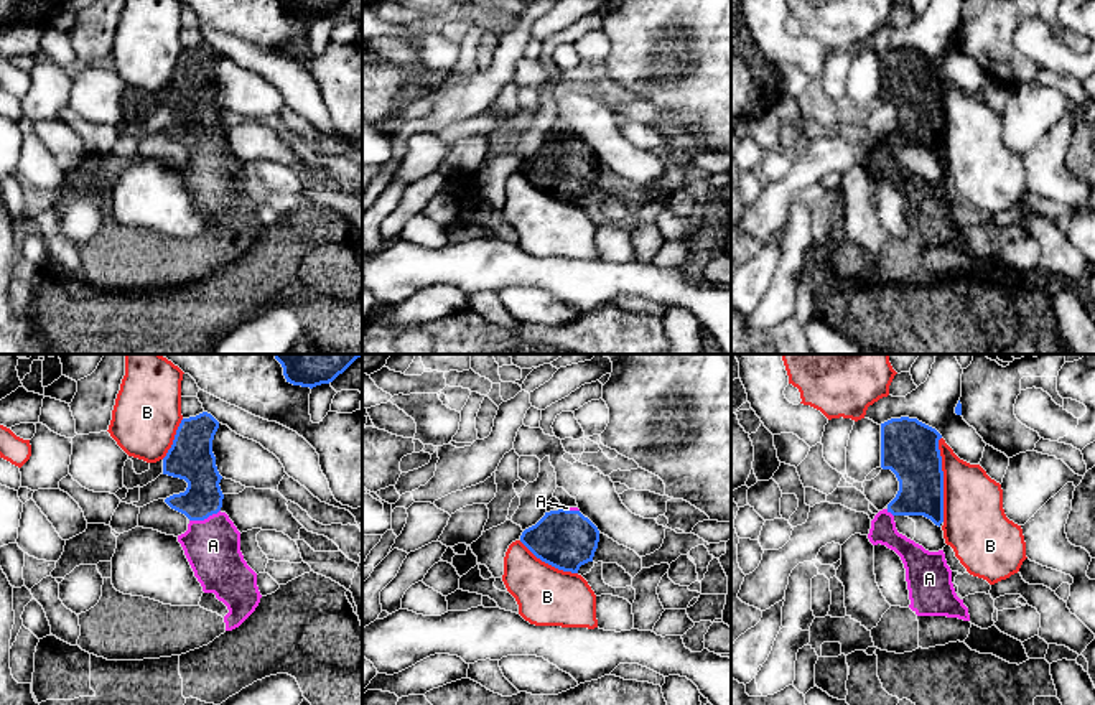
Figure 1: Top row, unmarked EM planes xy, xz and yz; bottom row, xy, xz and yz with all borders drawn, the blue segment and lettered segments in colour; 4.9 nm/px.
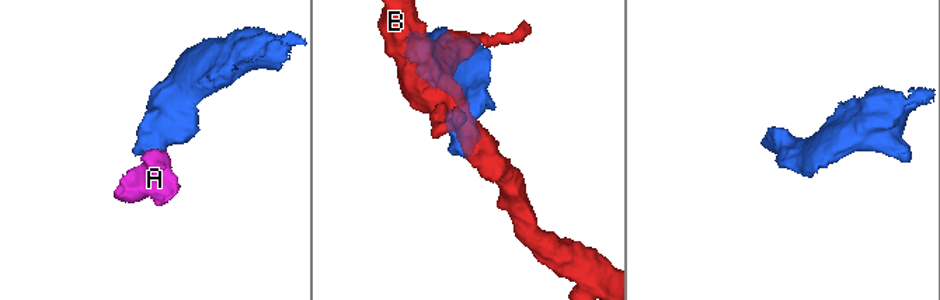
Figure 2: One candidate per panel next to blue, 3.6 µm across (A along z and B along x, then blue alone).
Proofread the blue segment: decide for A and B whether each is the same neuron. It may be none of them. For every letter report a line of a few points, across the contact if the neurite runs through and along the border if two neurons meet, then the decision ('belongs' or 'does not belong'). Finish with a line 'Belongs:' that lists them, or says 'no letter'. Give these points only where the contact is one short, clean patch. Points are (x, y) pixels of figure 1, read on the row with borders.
A: line xy (203, 496), (205, 518), (213, 546); belongs
B: does not belong
Belongs: A

